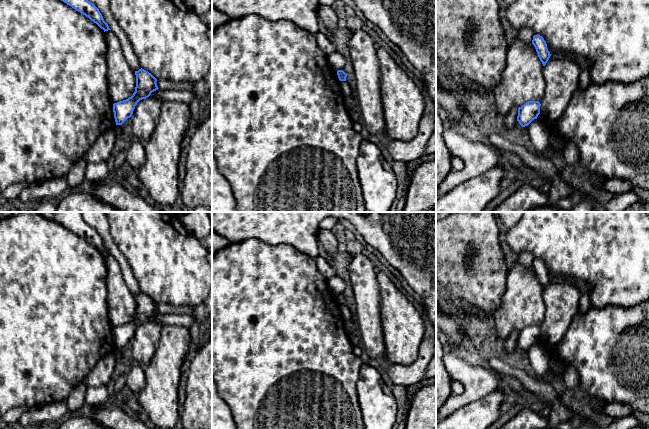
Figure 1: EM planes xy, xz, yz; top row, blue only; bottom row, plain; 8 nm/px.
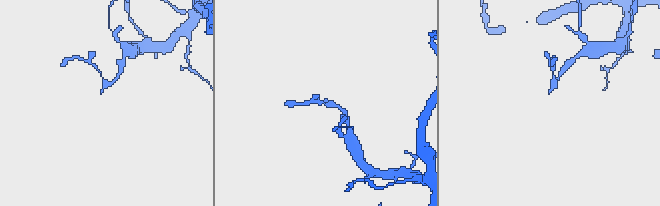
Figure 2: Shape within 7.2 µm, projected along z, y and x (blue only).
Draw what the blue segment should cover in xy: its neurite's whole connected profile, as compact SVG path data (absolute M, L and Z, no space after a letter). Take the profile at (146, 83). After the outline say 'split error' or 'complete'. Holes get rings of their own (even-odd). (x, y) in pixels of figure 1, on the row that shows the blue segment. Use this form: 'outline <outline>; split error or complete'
outline M139 69L135 71L136 87L135 92L126 100L113 104L113 112L116 125L122 125L133 114L137 103L148 98L152 92L158 90L157 79L148 71Z; complete

